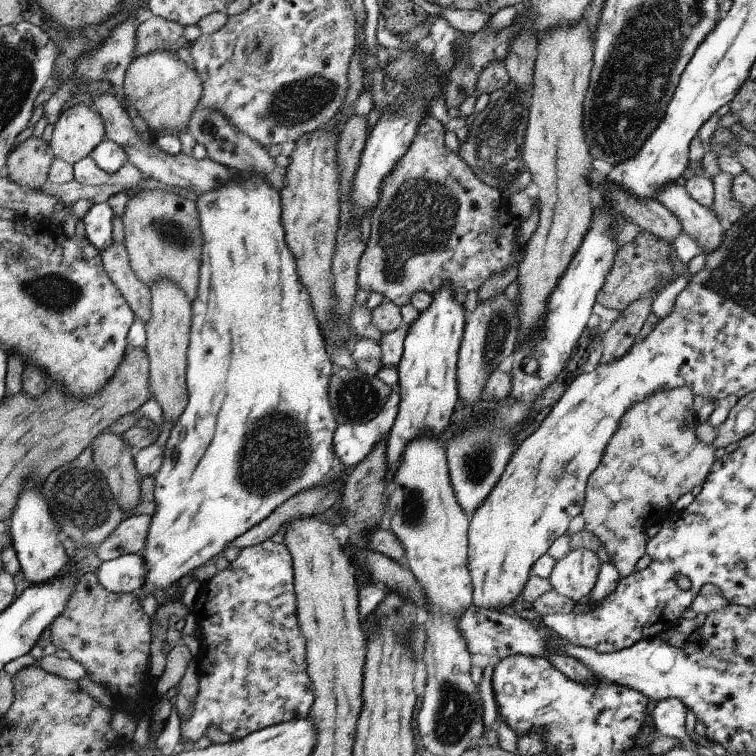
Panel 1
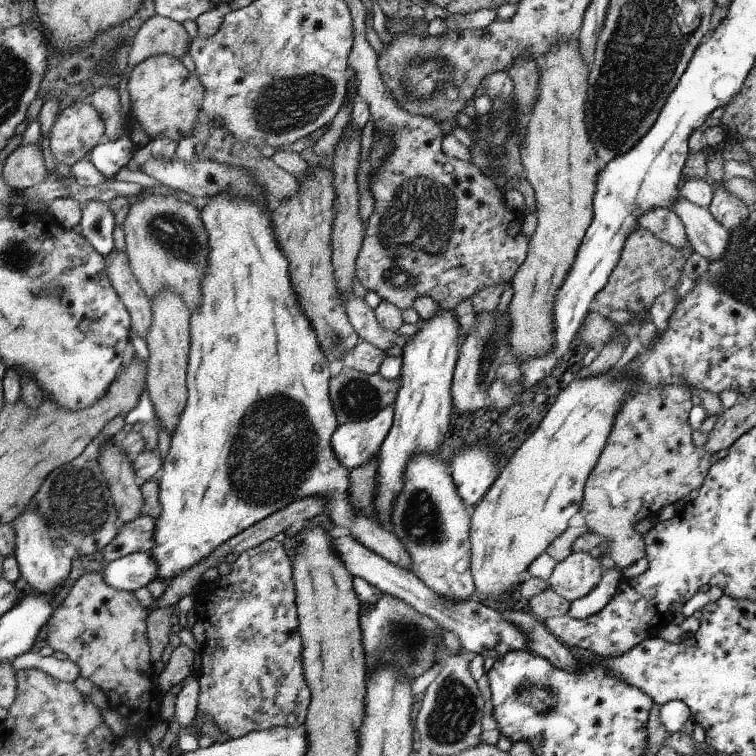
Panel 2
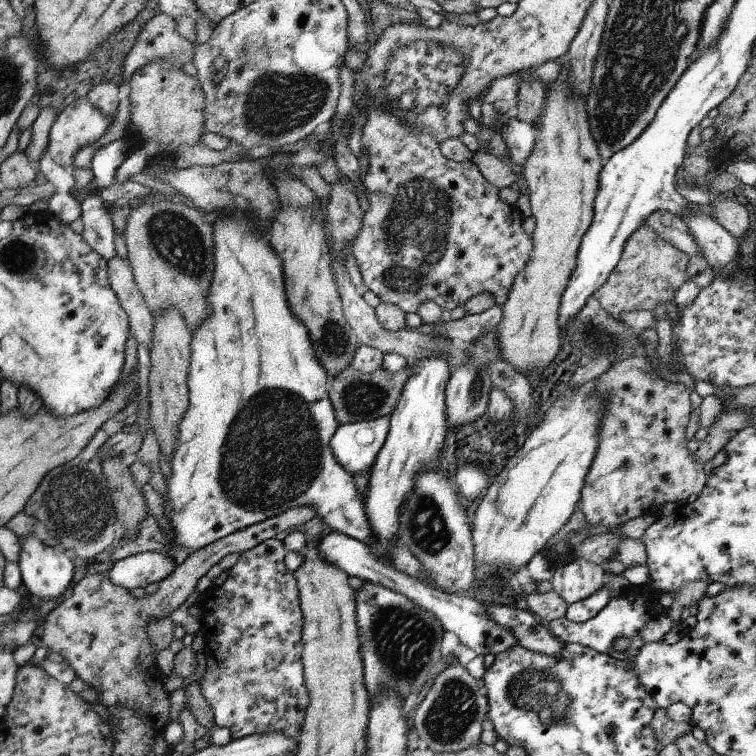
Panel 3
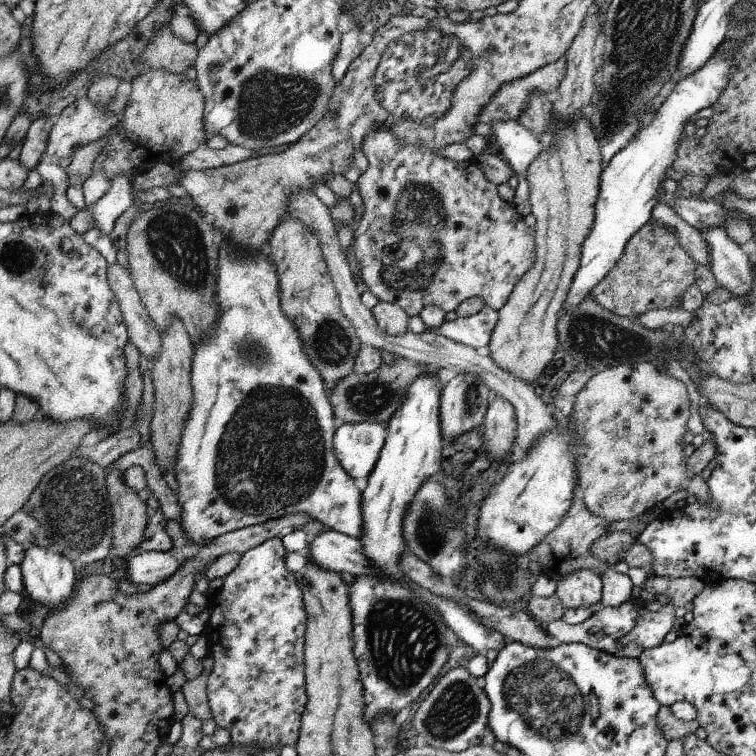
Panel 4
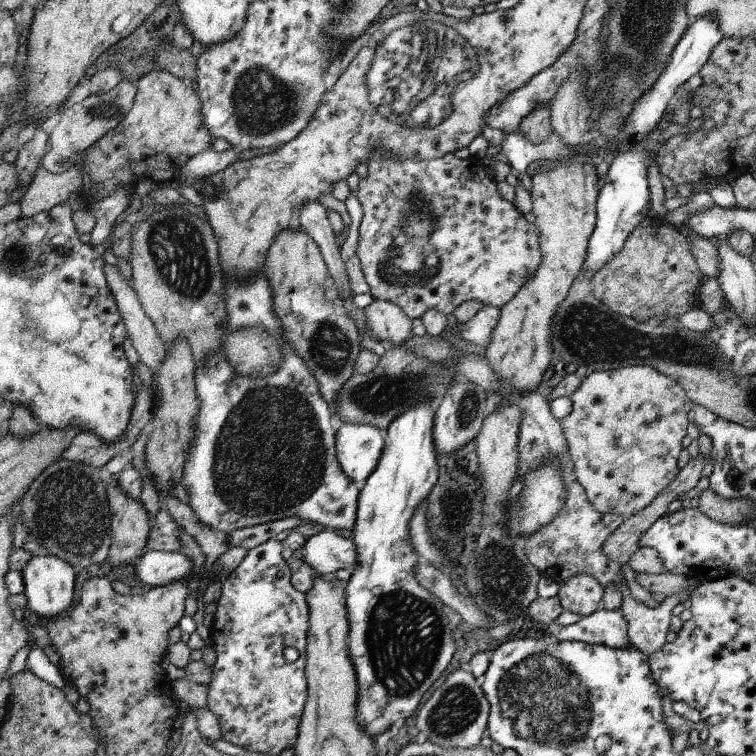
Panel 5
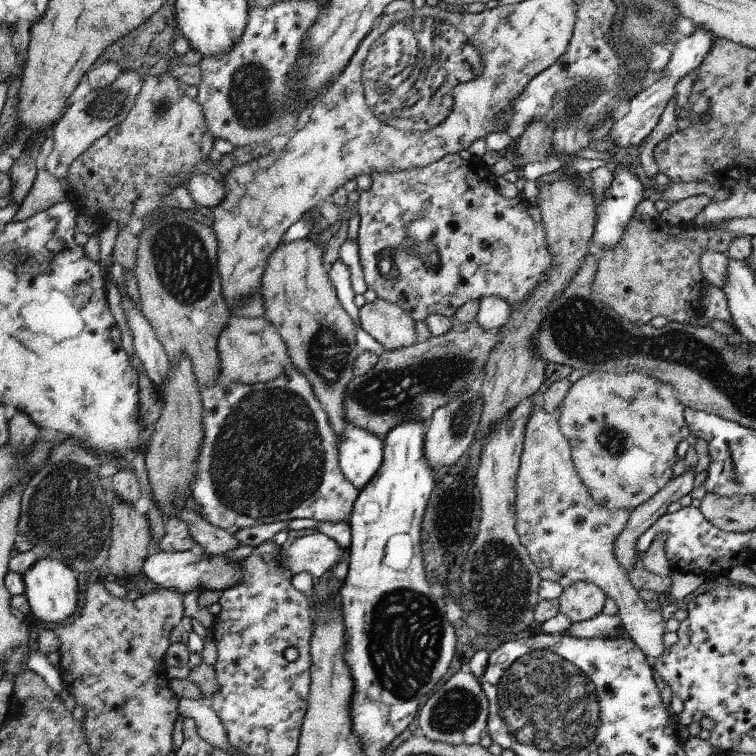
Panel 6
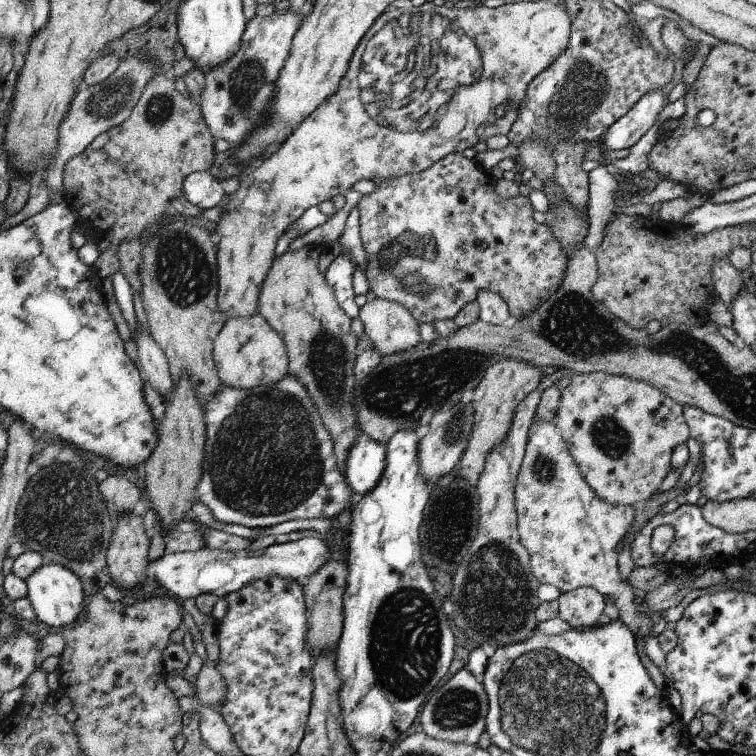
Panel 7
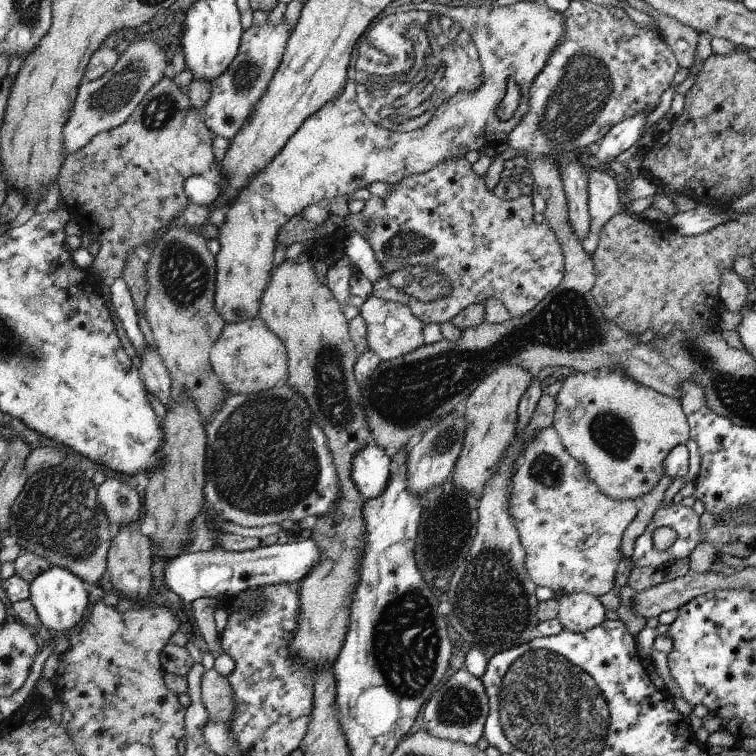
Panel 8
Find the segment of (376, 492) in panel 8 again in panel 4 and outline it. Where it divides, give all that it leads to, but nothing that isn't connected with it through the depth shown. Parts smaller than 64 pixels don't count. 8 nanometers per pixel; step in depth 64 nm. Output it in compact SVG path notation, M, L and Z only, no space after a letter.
M338 423L333 448L340 469L352 478L368 477L374 470L386 435L387 424Z

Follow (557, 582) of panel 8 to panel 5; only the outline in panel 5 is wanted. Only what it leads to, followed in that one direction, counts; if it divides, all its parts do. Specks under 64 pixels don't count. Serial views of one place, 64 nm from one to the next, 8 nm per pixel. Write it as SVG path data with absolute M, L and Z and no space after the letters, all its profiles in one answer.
M537 391L525 392L524 394L522 392L506 392L504 398L510 402L510 405L518 406L520 412L522 412L518 441L519 476L524 476L524 474L528 474L532 470L538 470L540 466L550 462L550 464L556 464L556 468L560 470L562 482L566 486L566 500L564 500L564 506L560 508L560 512L556 514L556 518L550 520L550 524L540 528L536 534L521 538L523 549L530 564L533 564L546 578L557 580L558 584L564 584L570 578L576 578L580 574L588 574L588 576L596 578L602 588L606 588L612 582L618 584L620 580L624 580L622 586L620 586L620 590L622 590L620 610L622 610L624 620L628 622L628 640L646 656L658 652L667 643L666 636L668 636L668 630L670 630L672 608L684 601L683 594L680 594L680 596L678 594L666 596L664 601L655 608L650 608L643 602L638 602L633 598L622 573L622 568L620 568L621 566L617 562L611 561L602 552L602 546L608 540L608 536L612 536L625 519L620 514L602 514L588 502L582 484L576 479L563 428L560 421L552 417L549 401Z

